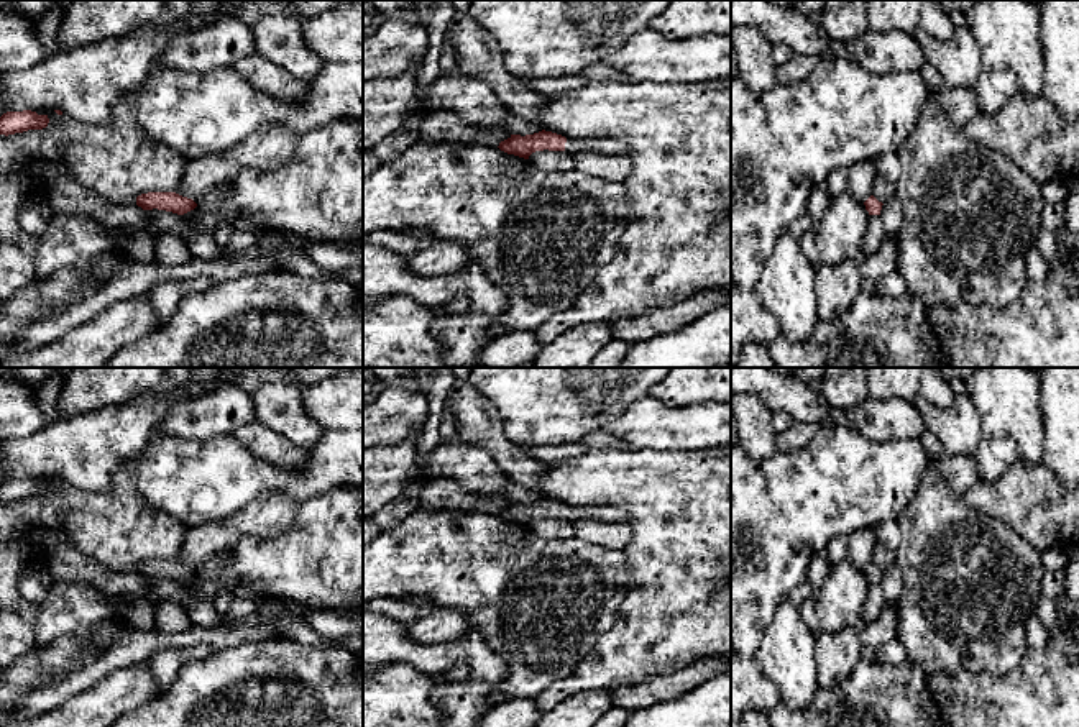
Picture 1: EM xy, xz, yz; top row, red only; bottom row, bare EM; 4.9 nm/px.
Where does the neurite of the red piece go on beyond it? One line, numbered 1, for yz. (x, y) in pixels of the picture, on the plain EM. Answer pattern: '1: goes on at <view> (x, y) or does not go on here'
1: does not go on here

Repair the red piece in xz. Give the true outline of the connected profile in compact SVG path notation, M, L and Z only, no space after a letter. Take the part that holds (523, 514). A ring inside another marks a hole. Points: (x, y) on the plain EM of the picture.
M539 499L534 502L511 502L507 507L501 509L498 514L507 522L514 522L524 527L535 519L568 519L568 520L596 520L595 507L572 507L552 499Z

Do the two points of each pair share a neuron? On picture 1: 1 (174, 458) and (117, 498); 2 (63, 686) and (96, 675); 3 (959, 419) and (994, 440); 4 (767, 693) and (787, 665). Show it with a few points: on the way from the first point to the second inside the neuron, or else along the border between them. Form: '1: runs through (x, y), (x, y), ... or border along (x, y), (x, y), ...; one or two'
1: border along (133, 457), (133, 483), (137, 489), (163, 511); two
2: runs through (71, 685), (87, 675); one
3: border along (968, 394), (981, 417), (981, 440), (974, 455); two
4: border along (753, 657), (757, 668), (775, 686), (780, 701); two

